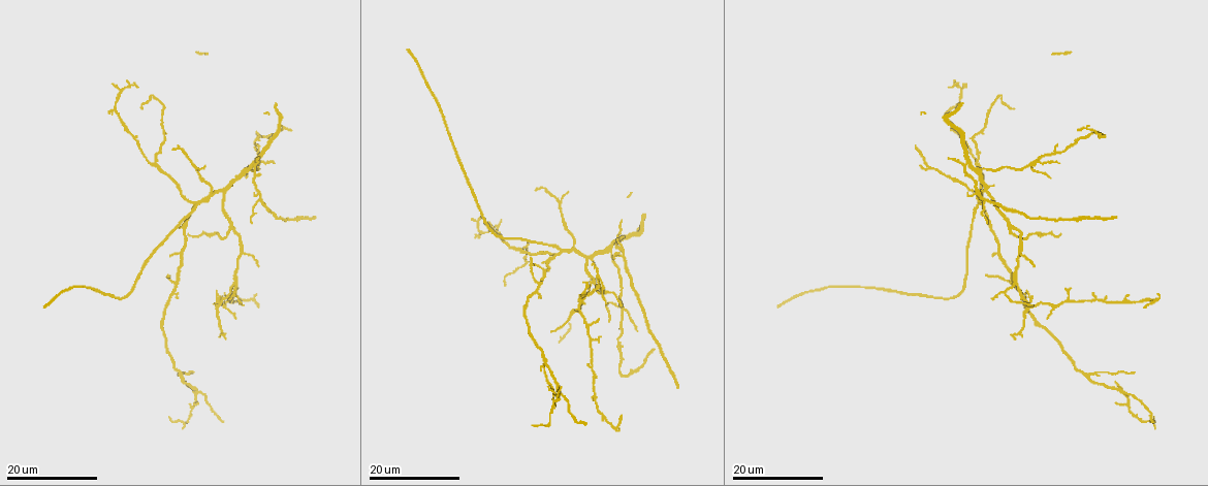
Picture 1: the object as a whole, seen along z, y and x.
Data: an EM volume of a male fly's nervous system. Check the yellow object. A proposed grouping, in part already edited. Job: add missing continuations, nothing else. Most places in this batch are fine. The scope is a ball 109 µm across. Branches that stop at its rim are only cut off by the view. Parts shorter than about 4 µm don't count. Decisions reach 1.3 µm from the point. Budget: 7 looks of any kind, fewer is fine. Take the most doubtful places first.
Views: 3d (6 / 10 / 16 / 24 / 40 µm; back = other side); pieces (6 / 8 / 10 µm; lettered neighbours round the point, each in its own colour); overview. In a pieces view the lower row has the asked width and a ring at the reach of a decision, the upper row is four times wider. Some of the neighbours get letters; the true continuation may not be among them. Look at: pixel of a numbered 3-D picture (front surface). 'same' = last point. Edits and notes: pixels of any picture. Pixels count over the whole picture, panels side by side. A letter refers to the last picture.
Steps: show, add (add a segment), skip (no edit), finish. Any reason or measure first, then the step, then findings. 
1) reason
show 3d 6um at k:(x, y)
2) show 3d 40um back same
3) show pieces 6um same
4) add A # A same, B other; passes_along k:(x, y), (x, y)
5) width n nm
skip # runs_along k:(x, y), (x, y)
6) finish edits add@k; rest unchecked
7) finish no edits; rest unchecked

thin end
show 3d 16um at 1:(1145, 308)

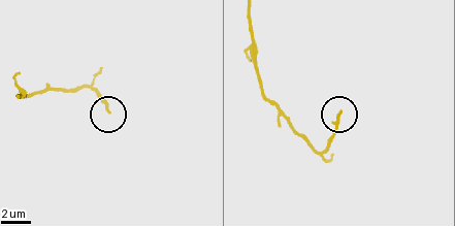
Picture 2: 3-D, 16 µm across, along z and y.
show pieces 10um at 2:(339, 112)

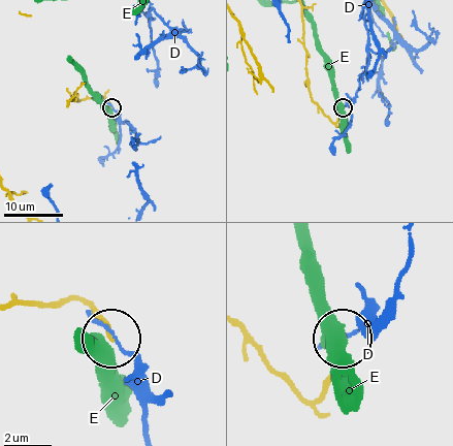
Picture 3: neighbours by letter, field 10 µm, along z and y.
skip # D other, E other; no lettered segment goes on from it

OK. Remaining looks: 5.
free end
show 3d 16um at 1:(477, 236)

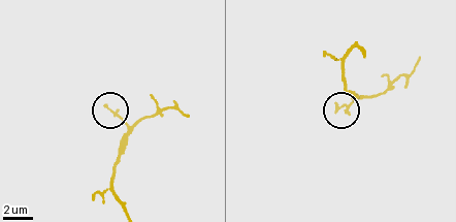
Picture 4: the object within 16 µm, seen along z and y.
see the neighbours
show pieces 8um at 4:(337, 111)

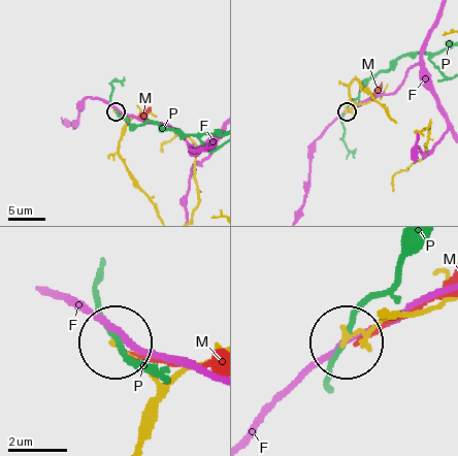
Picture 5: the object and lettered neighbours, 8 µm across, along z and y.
width 170 nm
skip # F other, M other, P other; runs_along 5:(136, 436), (157, 385), (117, 343); none of them fits

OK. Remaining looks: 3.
free end
show 3d 24um at 1:(166, 275)

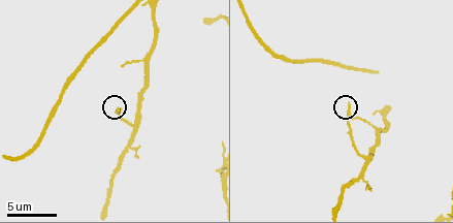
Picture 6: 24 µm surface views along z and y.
show pieces 10um at 6:(348, 105)

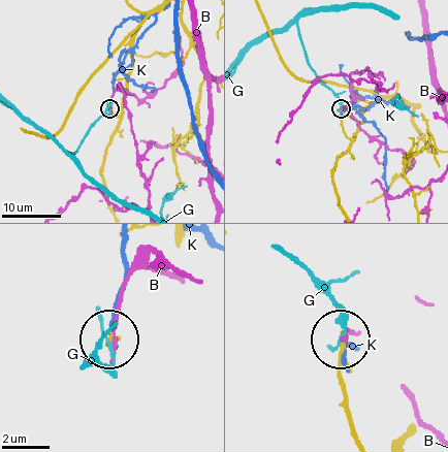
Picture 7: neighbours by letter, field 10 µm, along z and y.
skip # B other, G other, K other; runs_along 7:(356, 436), (341, 370), (341, 344); no lettered segment goes on from it

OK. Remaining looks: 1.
finish no edits; rest unchecked

